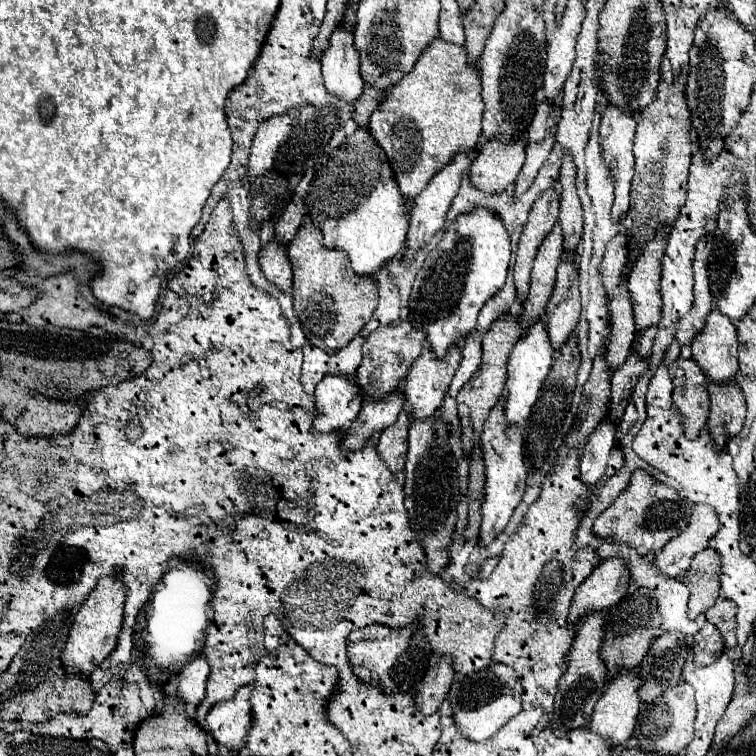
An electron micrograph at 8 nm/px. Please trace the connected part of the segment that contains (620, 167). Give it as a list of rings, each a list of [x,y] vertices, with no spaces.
[[[607,106],[603,118],[601,118],[601,128],[599,128],[599,136],[601,136],[601,156],[603,156],[603,164],[607,166],[613,182],[615,182],[615,202],[611,208],[611,220],[619,222],[623,218],[623,214],[627,214],[629,210],[629,186],[631,186],[631,178],[633,178],[633,134],[635,134],[635,120],[627,114],[623,114],[621,110],[617,110],[617,106]]]

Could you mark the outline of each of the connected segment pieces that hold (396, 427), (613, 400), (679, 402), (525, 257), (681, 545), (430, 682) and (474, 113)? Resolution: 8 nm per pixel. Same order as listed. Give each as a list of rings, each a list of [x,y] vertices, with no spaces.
[[[401,412],[397,422],[387,430],[383,430],[377,440],[377,450],[381,460],[395,476],[403,472],[405,454],[407,454],[407,430],[409,430],[409,420],[407,414]]]
[[[631,352],[629,358],[625,360],[625,364],[619,370],[613,372],[607,416],[613,416],[613,420],[621,422],[621,416],[625,412],[625,406],[629,404],[629,398],[633,394],[633,388],[637,384],[637,378],[641,374],[645,374],[647,368],[649,368],[649,362]]]
[[[683,358],[669,366],[669,376],[673,380],[673,408],[681,412],[689,436],[699,436],[709,414],[709,382],[693,360]]]
[[[559,188],[545,190],[529,212],[529,220],[525,224],[525,230],[519,238],[517,252],[515,252],[517,262],[515,262],[513,276],[515,276],[515,288],[517,288],[519,302],[523,302],[529,292],[529,272],[533,268],[535,254],[541,242],[545,240],[545,236],[555,226],[557,214],[559,214]]]
[[[695,504],[687,532],[681,532],[681,536],[669,540],[669,544],[665,544],[665,548],[655,554],[655,568],[659,570],[659,574],[667,578],[683,576],[683,572],[691,564],[693,554],[701,552],[717,530],[719,520],[715,510],[707,504]]]
[[[447,656],[439,658],[429,670],[427,674],[423,676],[423,682],[415,694],[415,704],[417,704],[417,710],[423,714],[423,716],[429,716],[429,714],[435,714],[437,708],[441,706],[441,702],[445,700],[449,688],[451,688],[451,682],[453,682],[453,668],[451,668],[451,660]]]
[[[441,38],[433,40],[415,62],[415,68],[387,92],[379,110],[371,114],[369,132],[387,154],[405,208],[411,208],[425,184],[445,168],[457,152],[477,148],[483,106],[479,72],[473,70],[473,66],[469,68],[465,48],[447,44]]]

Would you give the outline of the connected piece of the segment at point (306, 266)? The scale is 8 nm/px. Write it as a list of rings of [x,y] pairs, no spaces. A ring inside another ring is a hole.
[[[303,224],[287,248],[293,266],[293,310],[301,322],[305,338],[313,346],[339,350],[347,346],[377,306],[377,282],[353,274],[343,252],[325,250],[321,232],[313,224]]]

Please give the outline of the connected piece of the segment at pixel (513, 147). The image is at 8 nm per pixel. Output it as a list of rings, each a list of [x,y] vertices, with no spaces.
[[[521,140],[511,144],[485,142],[469,168],[469,180],[485,194],[501,194],[517,180],[523,162],[525,144]]]

